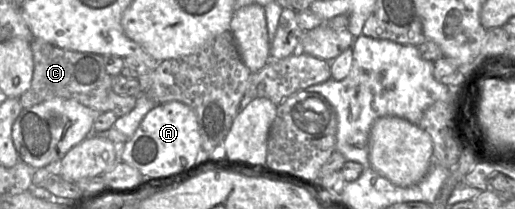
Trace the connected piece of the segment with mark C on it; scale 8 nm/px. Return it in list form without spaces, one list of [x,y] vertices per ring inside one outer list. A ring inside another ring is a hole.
[[[41,38],[31,41],[31,49],[33,75],[30,88],[18,98],[22,108],[53,98],[65,98],[74,99],[99,113],[112,111],[117,117],[121,117],[135,107],[137,97],[120,96],[113,91],[113,77],[106,71],[103,55],[62,49]]]

